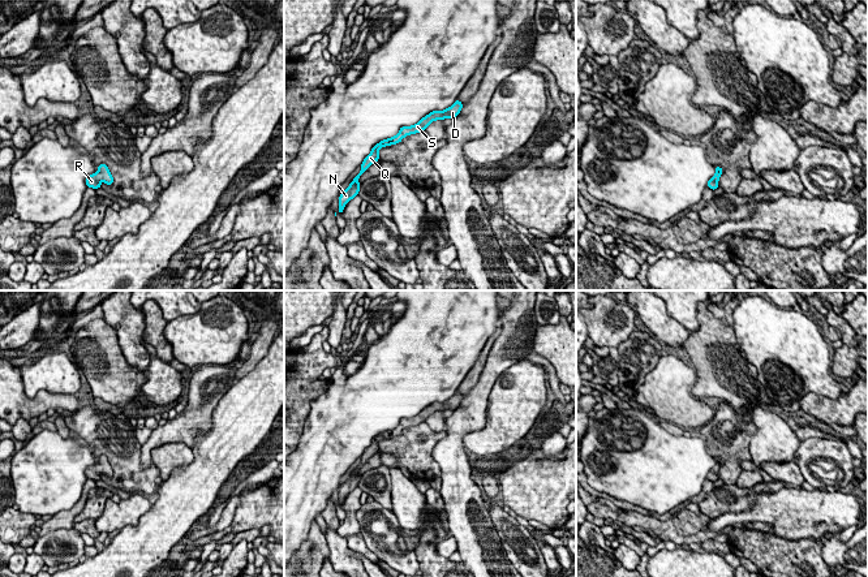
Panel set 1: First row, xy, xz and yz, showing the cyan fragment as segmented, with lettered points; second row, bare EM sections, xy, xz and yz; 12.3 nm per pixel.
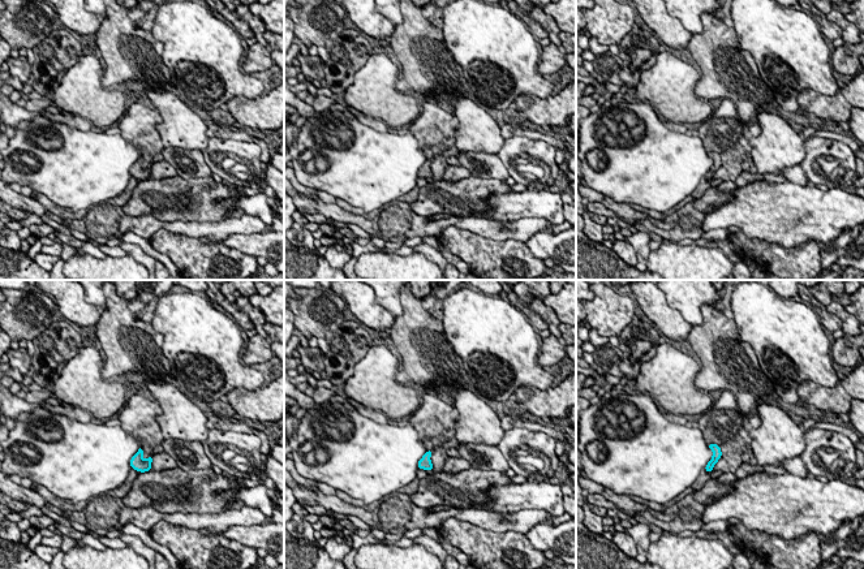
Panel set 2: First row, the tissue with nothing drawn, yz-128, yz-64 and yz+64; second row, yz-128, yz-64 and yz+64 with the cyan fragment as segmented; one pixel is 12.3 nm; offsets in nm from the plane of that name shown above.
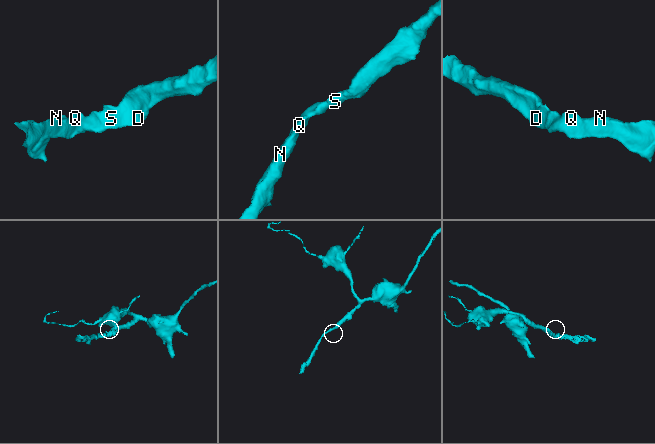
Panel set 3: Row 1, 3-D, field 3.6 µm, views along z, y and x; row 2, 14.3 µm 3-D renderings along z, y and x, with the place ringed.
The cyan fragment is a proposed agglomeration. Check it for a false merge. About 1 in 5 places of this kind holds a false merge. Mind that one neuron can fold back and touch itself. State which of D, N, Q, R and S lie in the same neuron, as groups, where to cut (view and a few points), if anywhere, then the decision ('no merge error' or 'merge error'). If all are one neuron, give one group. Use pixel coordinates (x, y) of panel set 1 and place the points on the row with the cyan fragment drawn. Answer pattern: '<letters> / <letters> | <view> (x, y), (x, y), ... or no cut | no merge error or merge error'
D N Q R S | no cut | no merge error

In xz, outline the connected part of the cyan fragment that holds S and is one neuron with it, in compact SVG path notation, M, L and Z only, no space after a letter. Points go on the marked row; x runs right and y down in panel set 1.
M456 99L456 102L447 109L433 111L429 115L426 115L425 117L422 117L417 124L414 124L412 126L401 126L399 133L395 137L383 139L379 143L377 143L371 148L371 152L364 159L360 173L353 178L353 181L349 184L349 186L340 194L338 212L343 214L345 204L358 194L360 186L361 186L358 184L358 178L371 164L374 164L375 162L379 160L378 151L382 147L400 143L404 137L425 130L427 128L427 125L435 120L444 120L444 119L454 120L460 113L461 108L463 108L463 103Z

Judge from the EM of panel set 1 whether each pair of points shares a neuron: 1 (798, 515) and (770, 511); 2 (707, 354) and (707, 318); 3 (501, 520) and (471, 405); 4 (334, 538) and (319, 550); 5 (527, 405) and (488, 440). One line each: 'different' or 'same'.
1: same
2: same
3: different
4: different
5: same

